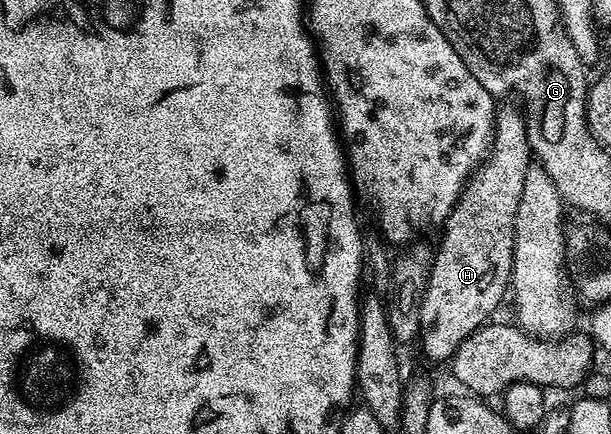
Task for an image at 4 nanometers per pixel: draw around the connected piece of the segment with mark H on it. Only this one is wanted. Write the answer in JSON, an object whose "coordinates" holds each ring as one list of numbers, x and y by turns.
{"coordinates":[[515,109,497,112,489,153,442,225,442,241,421,295,418,336,423,353,434,361,453,358,456,348,493,316,511,286,516,217,524,177,532,162,525,119]]}

